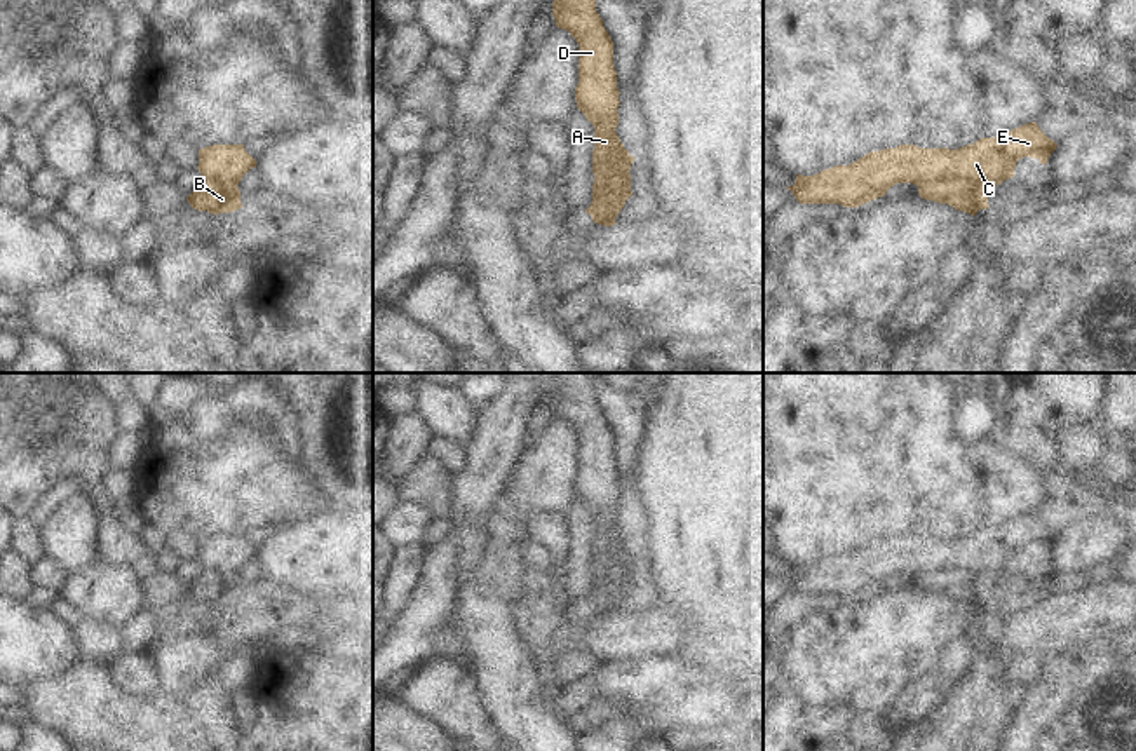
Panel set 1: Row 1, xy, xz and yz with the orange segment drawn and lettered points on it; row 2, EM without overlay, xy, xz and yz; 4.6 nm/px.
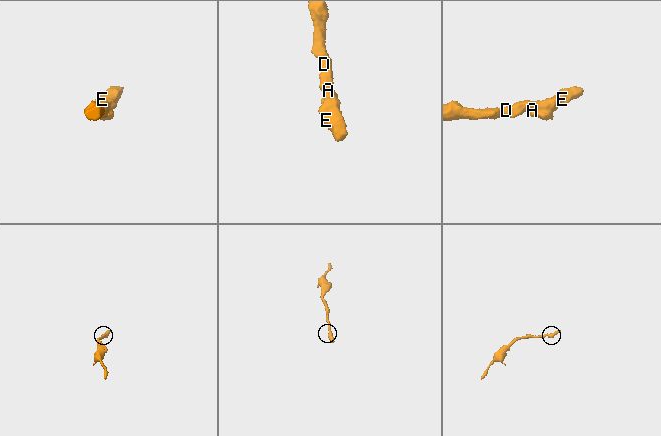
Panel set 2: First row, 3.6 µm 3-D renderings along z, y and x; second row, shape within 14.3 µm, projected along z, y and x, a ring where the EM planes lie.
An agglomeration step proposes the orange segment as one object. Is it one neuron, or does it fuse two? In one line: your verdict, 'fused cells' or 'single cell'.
fused cells

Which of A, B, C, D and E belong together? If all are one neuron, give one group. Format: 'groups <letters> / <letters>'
groups A C D E / B

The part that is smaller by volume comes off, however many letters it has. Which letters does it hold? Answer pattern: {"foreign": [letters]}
{"foreign": ["B"]}

